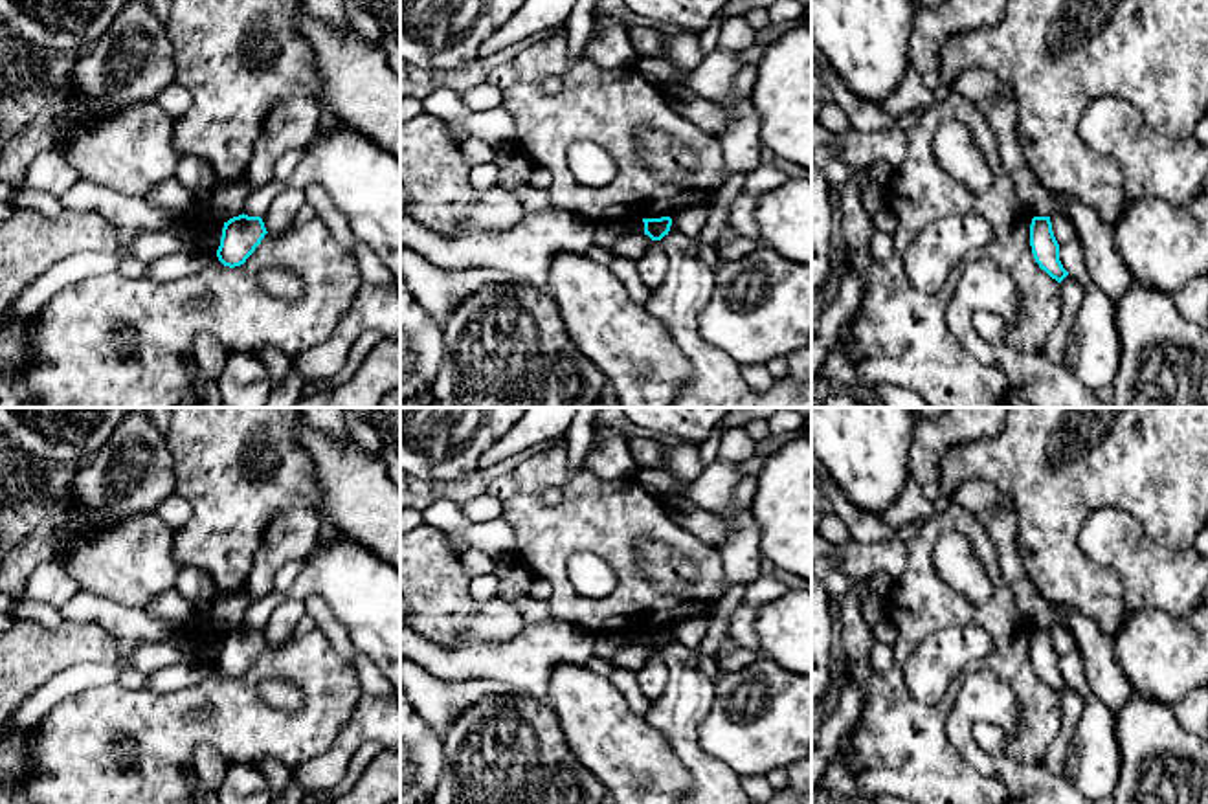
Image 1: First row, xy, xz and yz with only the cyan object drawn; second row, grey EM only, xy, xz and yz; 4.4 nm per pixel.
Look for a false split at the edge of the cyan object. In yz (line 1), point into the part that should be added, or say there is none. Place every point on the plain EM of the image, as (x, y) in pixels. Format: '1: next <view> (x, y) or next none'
1: next none

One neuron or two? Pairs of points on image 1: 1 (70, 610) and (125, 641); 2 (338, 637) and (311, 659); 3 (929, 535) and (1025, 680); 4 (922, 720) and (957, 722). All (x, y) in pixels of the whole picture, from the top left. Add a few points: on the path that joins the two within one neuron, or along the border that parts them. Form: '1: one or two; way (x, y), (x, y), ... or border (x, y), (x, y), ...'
1: one; way (85, 610), (100, 610), (116, 626)
2: two; border (314, 626), (353, 665)
3: one; way (924, 577), (957, 612), (983, 615), (1005, 637)
4: two; border (962, 683), (946, 722), (946, 736), (964, 760)

